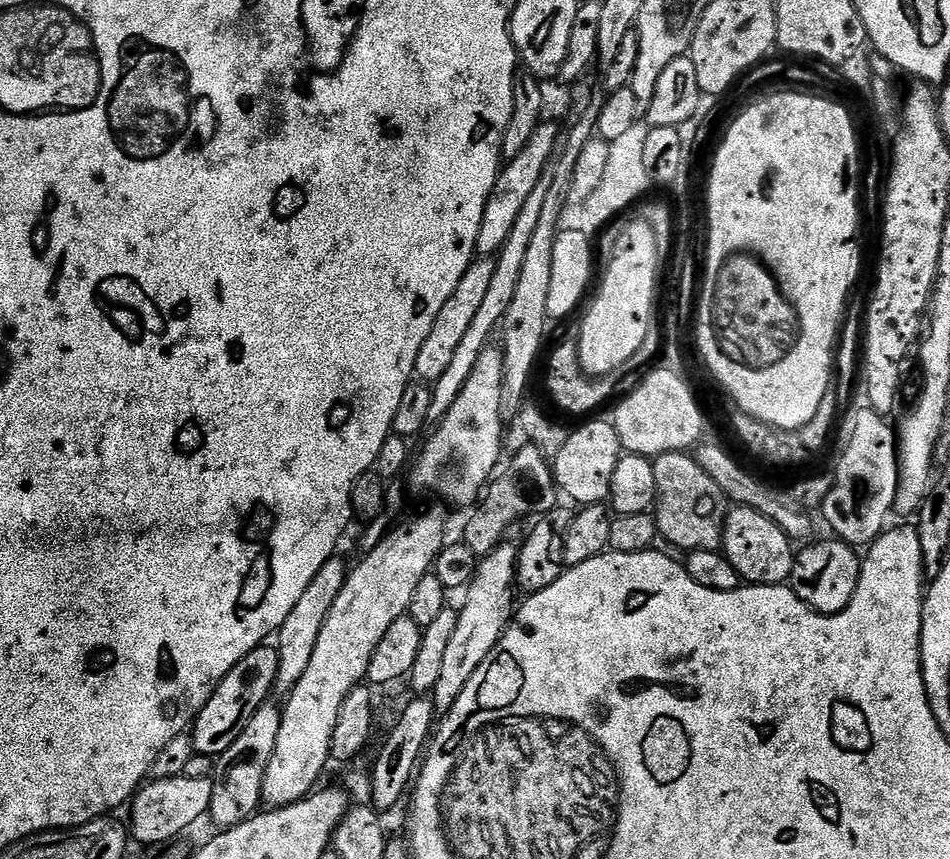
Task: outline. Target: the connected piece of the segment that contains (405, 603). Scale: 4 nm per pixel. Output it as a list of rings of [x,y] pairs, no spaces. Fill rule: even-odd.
[[[424,512],[421,516],[414,517],[413,520],[406,520],[397,523],[389,531],[388,535],[378,542],[376,549],[373,552],[367,553],[363,557],[364,561],[357,568],[353,567],[349,571],[348,580],[342,586],[342,594],[338,594],[338,599],[334,601],[334,606],[330,606],[330,614],[326,614],[326,622],[322,622],[322,634],[318,634],[318,642],[314,646],[314,655],[310,658],[310,667],[306,670],[306,674],[302,674],[302,679],[298,681],[298,686],[294,686],[294,690],[287,693],[285,700],[288,701],[283,701],[282,704],[282,730],[278,730],[278,746],[274,746],[274,758],[270,758],[270,766],[266,766],[266,778],[262,782],[263,803],[265,805],[272,808],[285,808],[288,804],[303,800],[305,796],[309,795],[319,785],[316,783],[319,782],[320,775],[324,772],[324,767],[330,764],[332,735],[334,734],[334,726],[338,722],[338,714],[342,710],[342,702],[354,689],[361,687],[362,681],[367,677],[370,658],[374,658],[374,650],[378,646],[378,642],[382,642],[386,630],[390,630],[390,626],[394,626],[394,622],[398,622],[398,618],[407,613],[410,606],[410,597],[414,594],[415,588],[418,587],[418,582],[422,582],[422,578],[433,571],[436,556],[446,543],[443,518],[436,512]]]

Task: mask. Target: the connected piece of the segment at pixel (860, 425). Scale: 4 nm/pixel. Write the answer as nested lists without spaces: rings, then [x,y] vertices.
[[[861,408],[848,436],[848,445],[840,456],[840,465],[834,468],[836,485],[822,505],[824,520],[836,531],[833,533],[853,546],[871,545],[885,531],[888,515],[893,515],[896,506],[900,481],[897,429],[893,425],[891,428],[889,421],[873,408]]]

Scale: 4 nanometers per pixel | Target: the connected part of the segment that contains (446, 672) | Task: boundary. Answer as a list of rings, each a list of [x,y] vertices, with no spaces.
[[[505,542],[499,544],[489,556],[483,557],[476,565],[476,573],[472,576],[472,580],[468,583],[466,591],[463,593],[464,605],[459,605],[458,611],[458,627],[454,629],[454,635],[450,637],[450,643],[444,651],[442,667],[438,682],[434,686],[434,690],[430,694],[432,707],[437,713],[443,714],[451,710],[454,702],[458,702],[462,690],[466,690],[466,682],[470,682],[470,678],[474,678],[474,670],[478,670],[478,666],[482,666],[482,662],[486,658],[486,654],[490,654],[490,650],[494,650],[494,646],[499,642],[500,637],[508,631],[510,621],[514,616],[514,604],[512,608],[512,592],[516,588],[516,554],[518,548],[514,543]]]

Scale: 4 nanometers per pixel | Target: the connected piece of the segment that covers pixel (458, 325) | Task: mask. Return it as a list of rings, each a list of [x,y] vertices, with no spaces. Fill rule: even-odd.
[[[476,258],[473,259],[472,265],[466,270],[466,274],[462,274],[458,286],[454,286],[454,294],[450,294],[446,306],[442,306],[438,318],[434,318],[434,326],[430,330],[430,335],[426,337],[426,342],[422,342],[422,350],[418,350],[414,373],[417,381],[428,386],[436,385],[438,380],[442,378],[442,374],[449,369],[458,346],[461,345],[465,333],[468,333],[469,327],[473,325],[473,319],[477,315],[478,309],[481,308],[482,301],[489,290],[495,265],[495,259]]]

